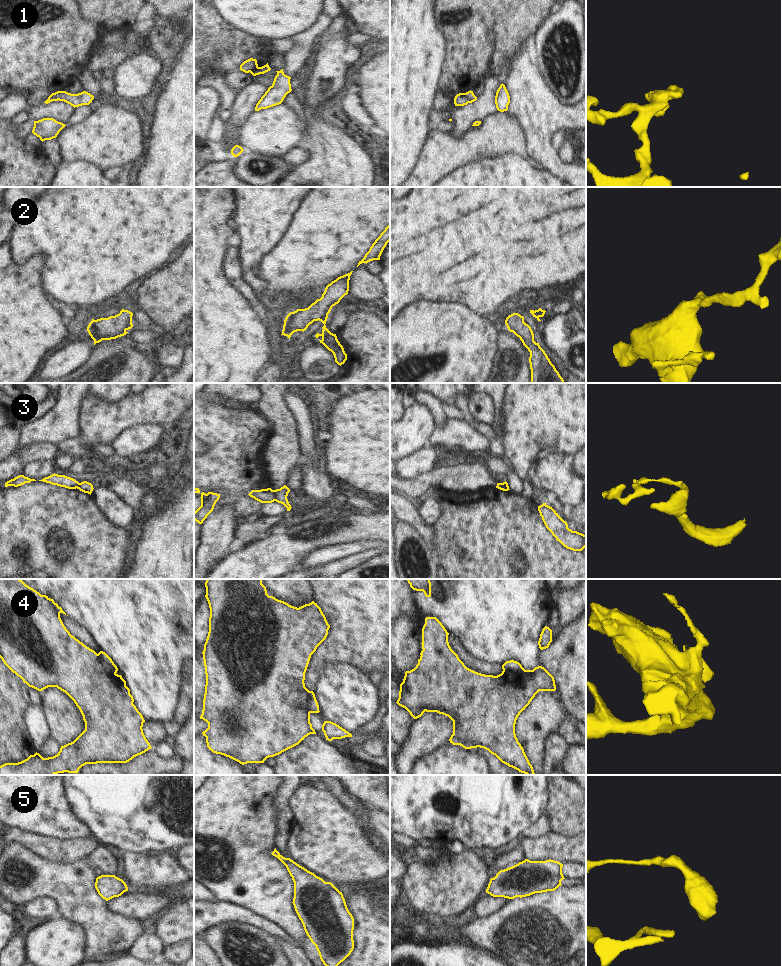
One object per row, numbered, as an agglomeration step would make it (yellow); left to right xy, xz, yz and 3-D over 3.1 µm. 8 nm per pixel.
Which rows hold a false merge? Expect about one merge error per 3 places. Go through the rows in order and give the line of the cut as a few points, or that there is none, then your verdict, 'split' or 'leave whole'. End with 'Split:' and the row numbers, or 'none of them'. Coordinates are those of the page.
1: no cut; leave whole
2: no cut; leave whole
3: cut in xz along (273, 490), (276, 500); split
4: cut in yz along (524, 669), (521, 673), (504, 673), (502, 671); split
5: no cut; leave whole
Split: 3, 4

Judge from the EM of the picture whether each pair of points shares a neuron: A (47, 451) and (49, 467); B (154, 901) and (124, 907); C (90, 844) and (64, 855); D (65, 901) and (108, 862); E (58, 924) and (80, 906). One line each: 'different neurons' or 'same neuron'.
A: different neurons
B: same neuron
C: same neuron
D: different neurons
E: different neurons

